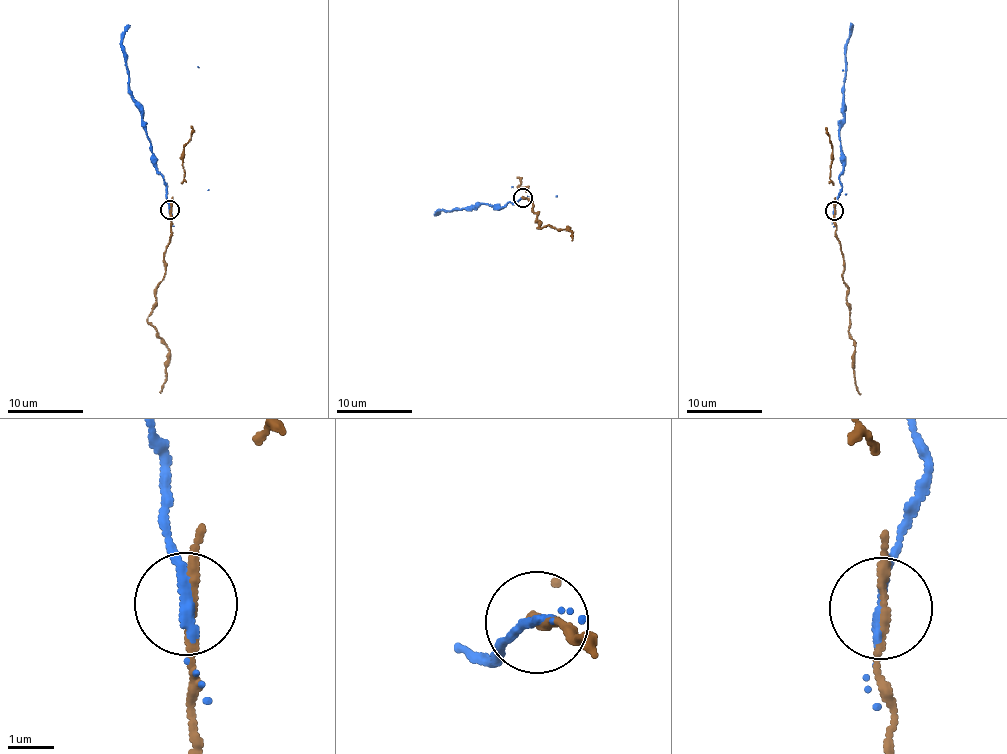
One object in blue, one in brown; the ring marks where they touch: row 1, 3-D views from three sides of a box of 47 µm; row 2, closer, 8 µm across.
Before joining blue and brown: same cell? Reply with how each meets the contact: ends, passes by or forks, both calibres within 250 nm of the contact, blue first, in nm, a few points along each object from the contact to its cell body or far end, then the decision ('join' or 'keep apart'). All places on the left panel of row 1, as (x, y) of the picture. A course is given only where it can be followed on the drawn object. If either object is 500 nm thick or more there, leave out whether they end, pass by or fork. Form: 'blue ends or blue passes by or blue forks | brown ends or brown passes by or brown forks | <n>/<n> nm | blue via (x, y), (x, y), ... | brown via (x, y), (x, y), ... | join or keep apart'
blue ends | brown passes by | 240/180 nm | blue via (170, 210), (166, 183), (156, 170), (156, 157), (147, 136), (142, 106), (128, 85), (121, 38), (129, 24) | brown via (170, 210), (165, 273), (148, 318), (168, 350), (167, 376), (158, 392) | keep apart

